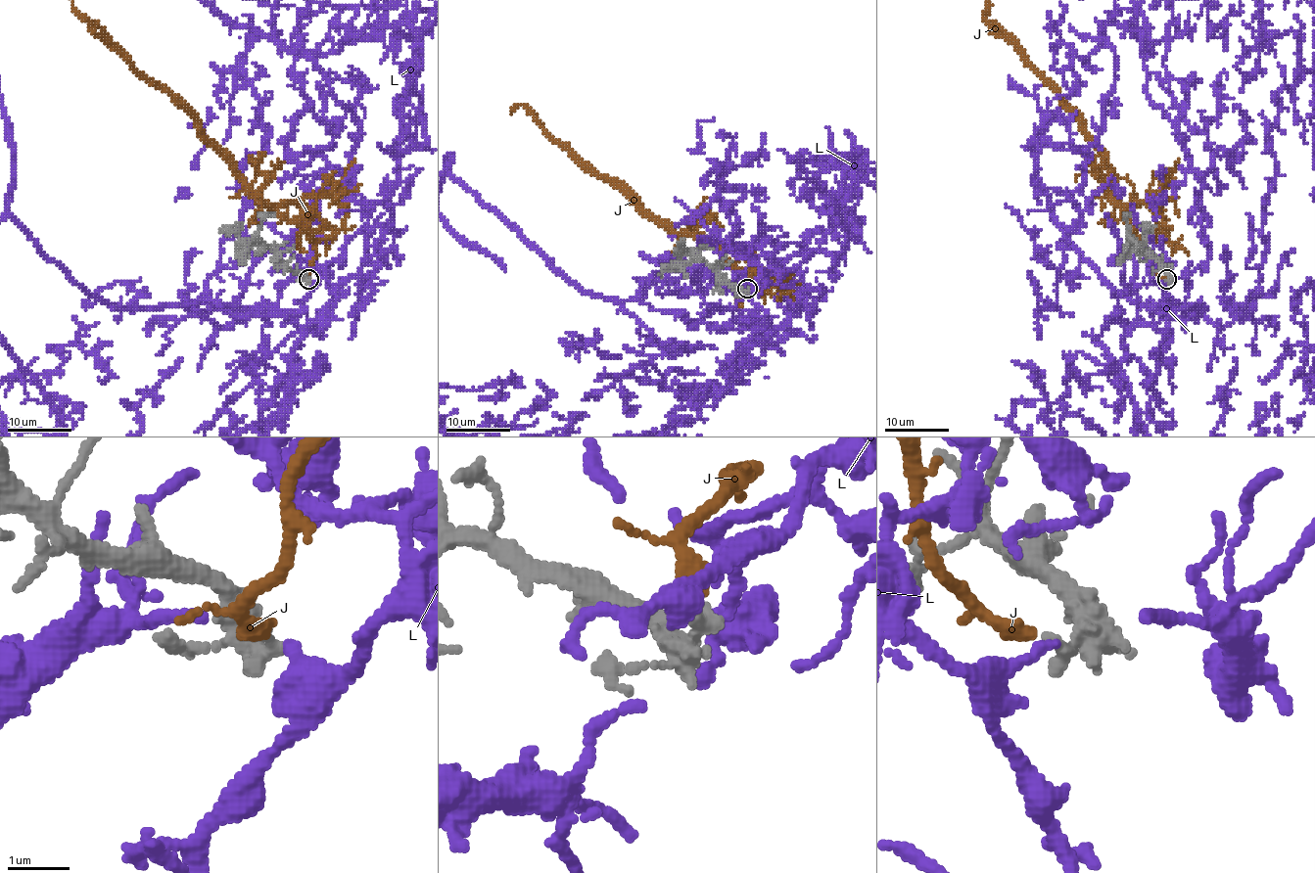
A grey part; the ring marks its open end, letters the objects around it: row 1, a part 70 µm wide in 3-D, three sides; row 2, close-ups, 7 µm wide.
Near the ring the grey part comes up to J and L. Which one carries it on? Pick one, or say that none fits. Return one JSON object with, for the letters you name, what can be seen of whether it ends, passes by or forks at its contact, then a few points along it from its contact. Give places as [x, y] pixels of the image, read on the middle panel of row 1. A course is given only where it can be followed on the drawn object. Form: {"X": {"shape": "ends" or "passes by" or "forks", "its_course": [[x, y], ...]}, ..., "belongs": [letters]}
{"J": {"shape": "passes by"}, "belongs": ["J"]}

